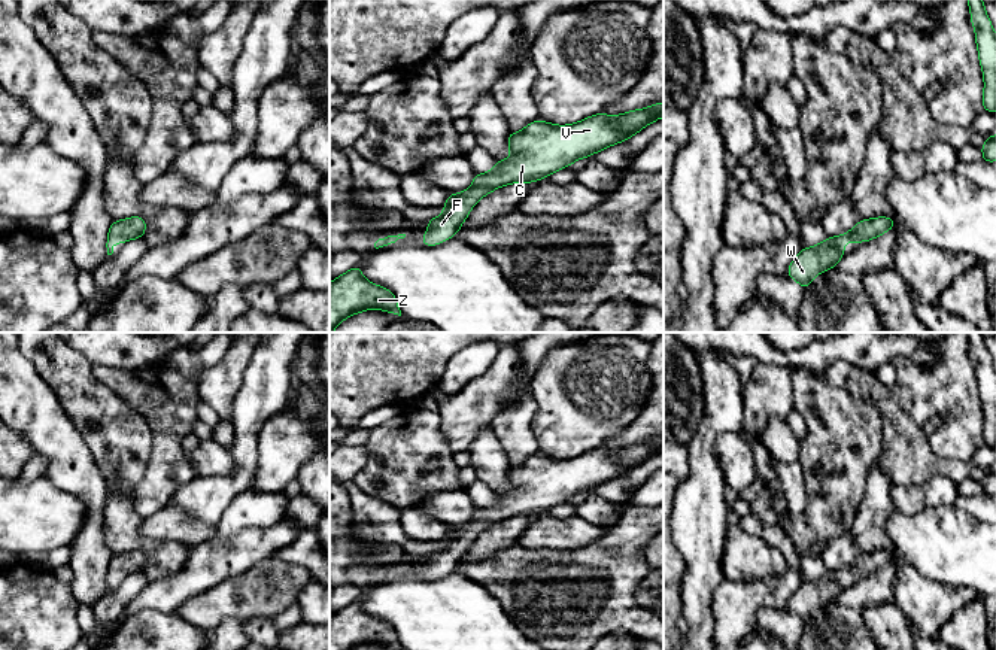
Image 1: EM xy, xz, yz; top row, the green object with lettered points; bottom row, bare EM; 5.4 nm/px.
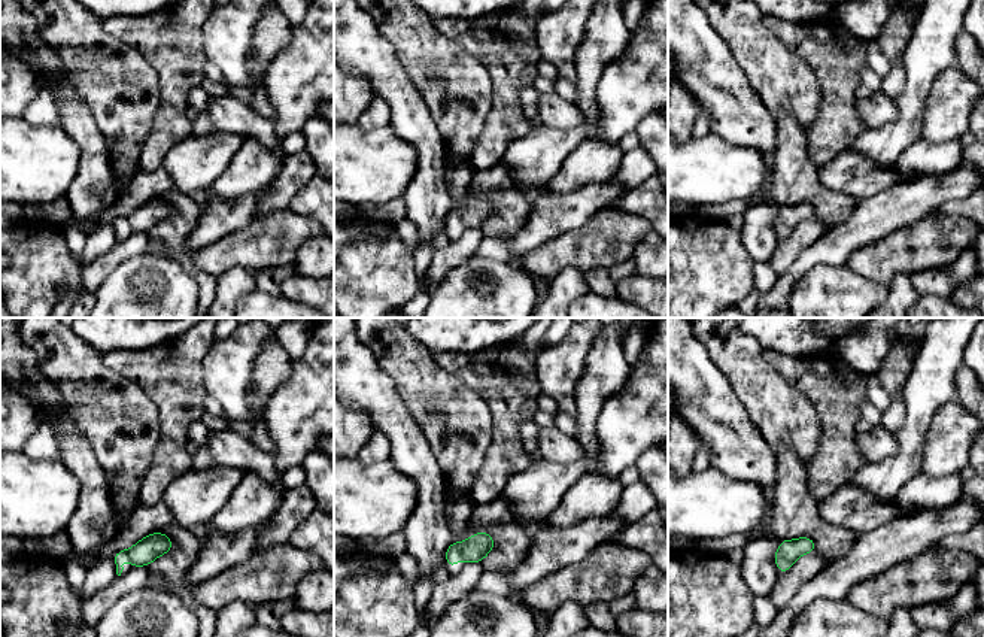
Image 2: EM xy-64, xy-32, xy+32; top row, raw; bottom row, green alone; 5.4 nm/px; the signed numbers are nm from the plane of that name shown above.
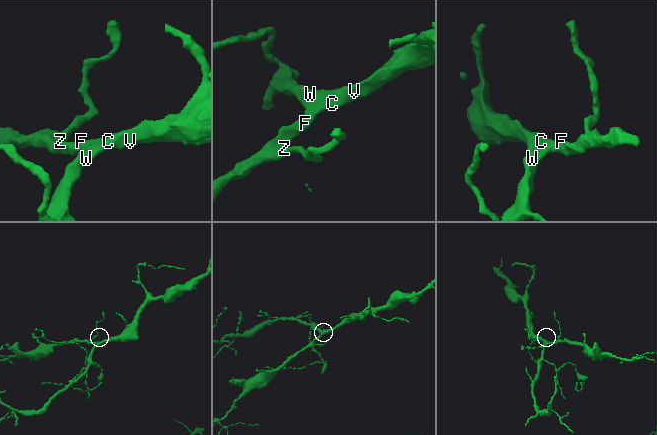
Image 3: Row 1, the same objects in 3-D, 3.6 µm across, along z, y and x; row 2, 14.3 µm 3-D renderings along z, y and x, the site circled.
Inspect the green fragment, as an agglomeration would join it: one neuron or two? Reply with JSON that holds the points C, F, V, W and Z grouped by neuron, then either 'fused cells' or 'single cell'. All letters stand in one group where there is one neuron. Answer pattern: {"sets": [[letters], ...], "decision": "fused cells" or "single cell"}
{"sets": [["C", "F", "V", "W", "Z"]], "decision": "single cell"}

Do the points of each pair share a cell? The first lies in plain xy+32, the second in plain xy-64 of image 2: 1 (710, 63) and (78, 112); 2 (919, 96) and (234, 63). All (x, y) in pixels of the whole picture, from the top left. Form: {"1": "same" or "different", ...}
{"1": "same", "2": "different"}

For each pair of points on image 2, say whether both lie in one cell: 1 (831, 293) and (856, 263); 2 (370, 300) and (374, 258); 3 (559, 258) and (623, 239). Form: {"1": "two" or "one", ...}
{"1": "two", "2": "one", "3": "one"}

